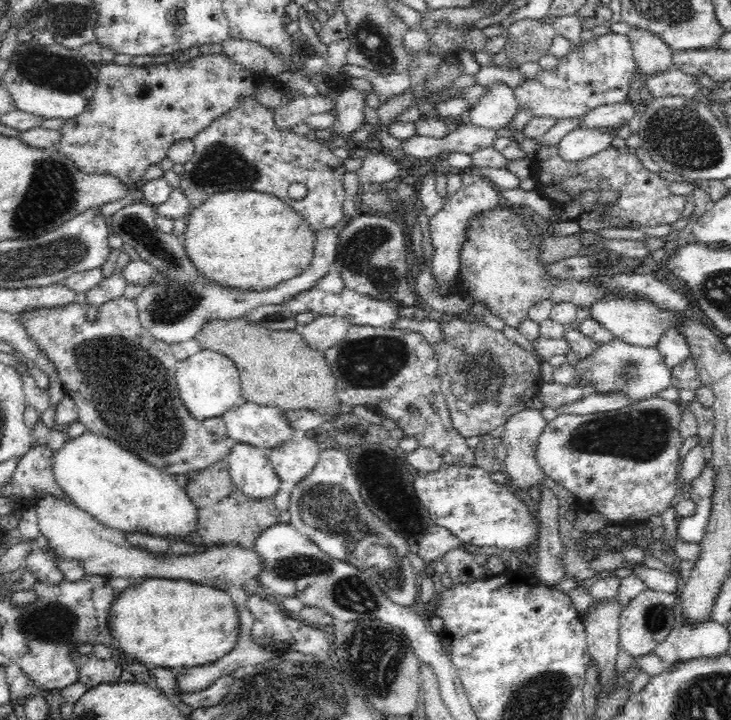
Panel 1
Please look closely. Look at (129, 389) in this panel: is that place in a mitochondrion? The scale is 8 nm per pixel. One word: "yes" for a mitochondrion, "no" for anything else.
yes

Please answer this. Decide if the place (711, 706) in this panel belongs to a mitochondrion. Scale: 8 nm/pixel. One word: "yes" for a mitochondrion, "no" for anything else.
yes

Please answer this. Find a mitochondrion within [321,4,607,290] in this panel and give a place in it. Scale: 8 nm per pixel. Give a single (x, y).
(372, 39)

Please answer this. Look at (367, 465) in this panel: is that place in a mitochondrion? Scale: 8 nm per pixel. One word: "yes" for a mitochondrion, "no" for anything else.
no

